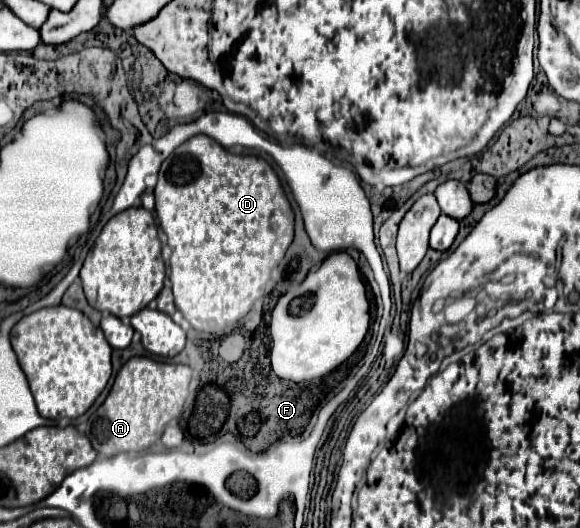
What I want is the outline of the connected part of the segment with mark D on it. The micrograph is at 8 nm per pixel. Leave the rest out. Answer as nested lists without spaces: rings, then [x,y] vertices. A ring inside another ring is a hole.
[[[207,135],[191,137],[189,141],[185,141],[181,147],[177,147],[163,161],[163,165],[159,169],[159,181],[157,181],[157,187],[155,187],[155,211],[157,211],[157,217],[159,217],[161,229],[167,233],[167,245],[171,247],[171,259],[169,259],[171,275],[169,275],[169,279],[171,279],[171,285],[173,285],[175,307],[183,313],[183,317],[191,323],[193,329],[203,331],[203,333],[219,333],[219,331],[227,329],[229,325],[237,323],[239,319],[243,319],[249,313],[253,301],[257,301],[263,295],[263,289],[269,283],[271,271],[279,265],[287,247],[293,241],[293,211],[291,211],[291,205],[289,205],[289,201],[287,201],[287,197],[281,189],[281,183],[279,183],[275,171],[263,159],[239,157],[239,155],[229,153],[225,147],[221,147],[215,139],[211,139]]]

